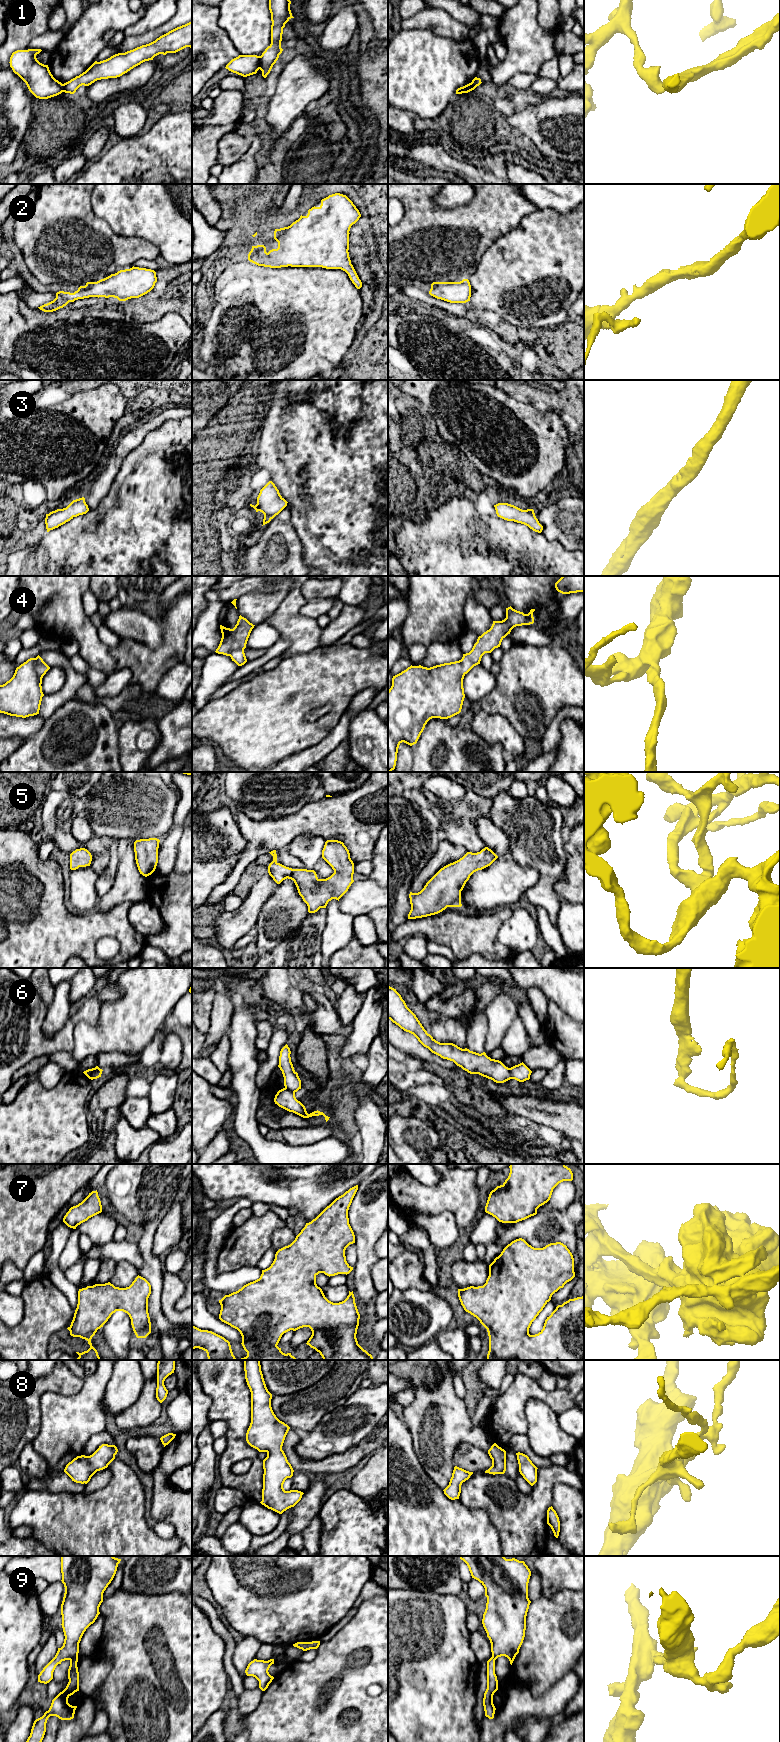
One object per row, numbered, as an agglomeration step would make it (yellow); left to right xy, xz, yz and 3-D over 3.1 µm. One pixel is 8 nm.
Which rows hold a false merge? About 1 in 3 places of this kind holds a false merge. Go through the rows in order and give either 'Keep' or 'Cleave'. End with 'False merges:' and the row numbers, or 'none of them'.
1: Cleave
2: Keep
3: Keep
4: Keep
5: Keep
6: Cleave
7: Keep
8: Keep
9: Cleave
False merges: 1, 6, 9

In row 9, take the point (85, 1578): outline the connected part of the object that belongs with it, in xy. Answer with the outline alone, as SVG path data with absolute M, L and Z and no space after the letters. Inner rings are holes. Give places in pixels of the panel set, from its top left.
M61 1556L61 1581L65 1587L61 1625L65 1639L55 1657L38 1675L38 1682L49 1683L58 1664L78 1658L81 1638L100 1614L103 1593L120 1561L114 1556Z

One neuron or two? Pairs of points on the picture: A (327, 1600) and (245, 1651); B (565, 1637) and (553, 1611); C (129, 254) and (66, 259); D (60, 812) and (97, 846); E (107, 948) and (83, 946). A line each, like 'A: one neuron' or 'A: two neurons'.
A: two neurons
B: one neuron
C: one neuron
D: one neuron
E: two neurons

